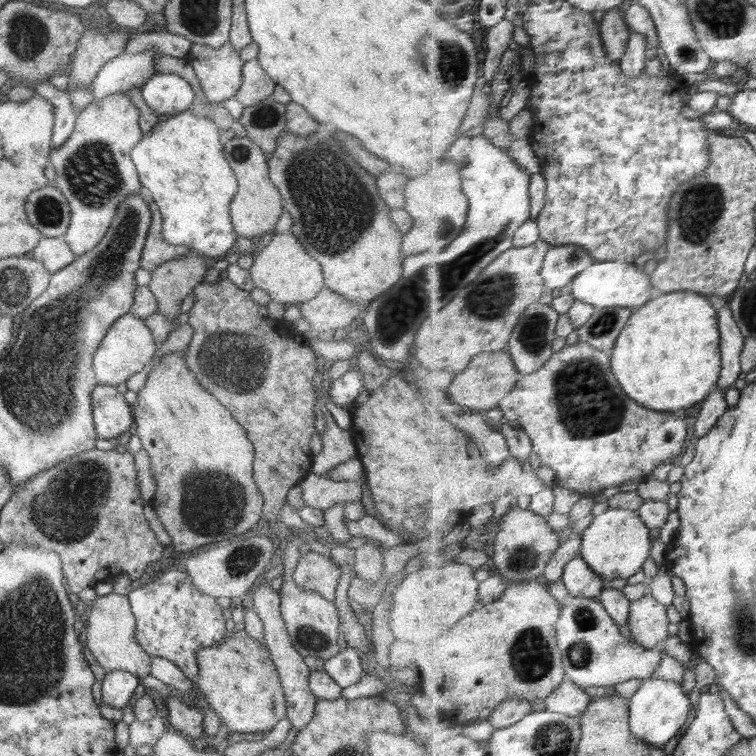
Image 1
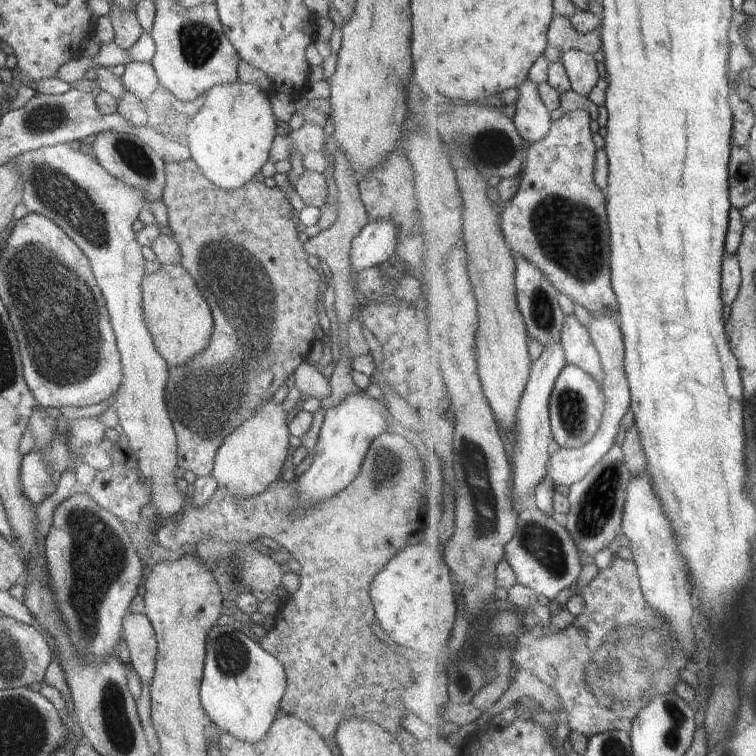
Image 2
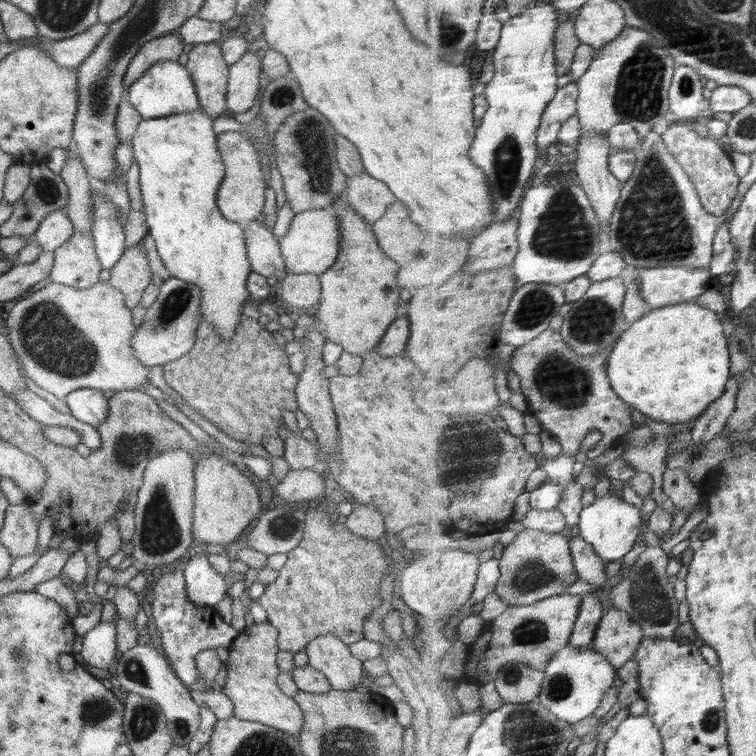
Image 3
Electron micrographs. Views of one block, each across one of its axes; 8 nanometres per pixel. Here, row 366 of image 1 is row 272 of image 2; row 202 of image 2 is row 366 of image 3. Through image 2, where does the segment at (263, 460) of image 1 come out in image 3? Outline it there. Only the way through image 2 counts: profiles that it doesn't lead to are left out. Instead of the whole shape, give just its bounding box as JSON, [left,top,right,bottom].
[163,317,299,446]

